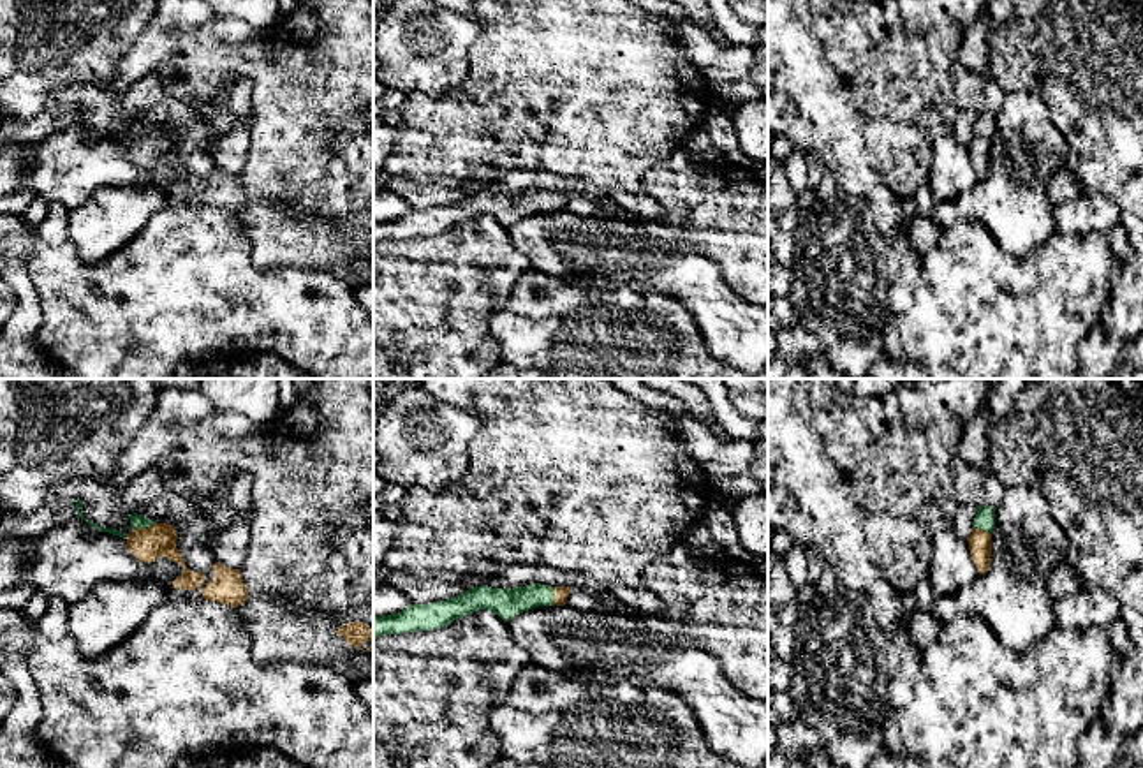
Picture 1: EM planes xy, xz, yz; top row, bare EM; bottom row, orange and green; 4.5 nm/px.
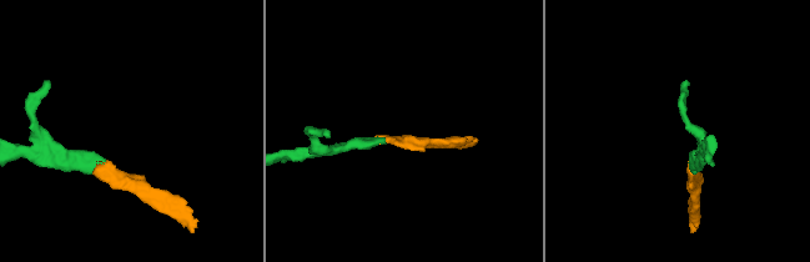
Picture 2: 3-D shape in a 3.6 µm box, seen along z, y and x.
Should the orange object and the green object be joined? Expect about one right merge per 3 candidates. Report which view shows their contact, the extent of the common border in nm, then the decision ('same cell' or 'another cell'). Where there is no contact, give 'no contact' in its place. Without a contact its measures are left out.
xy | 120 nm | same cell

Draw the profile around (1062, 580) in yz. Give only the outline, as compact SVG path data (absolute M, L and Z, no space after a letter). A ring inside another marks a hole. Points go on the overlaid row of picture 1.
M1062 558L1050 572L1046 590L1055 597L1060 599L1064 595L1071 595L1083 587L1080 578L1076 576L1074 565L1069 558Z

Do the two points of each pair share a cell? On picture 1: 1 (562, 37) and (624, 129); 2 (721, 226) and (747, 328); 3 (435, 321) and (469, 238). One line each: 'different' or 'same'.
1: same
2: different
3: same

